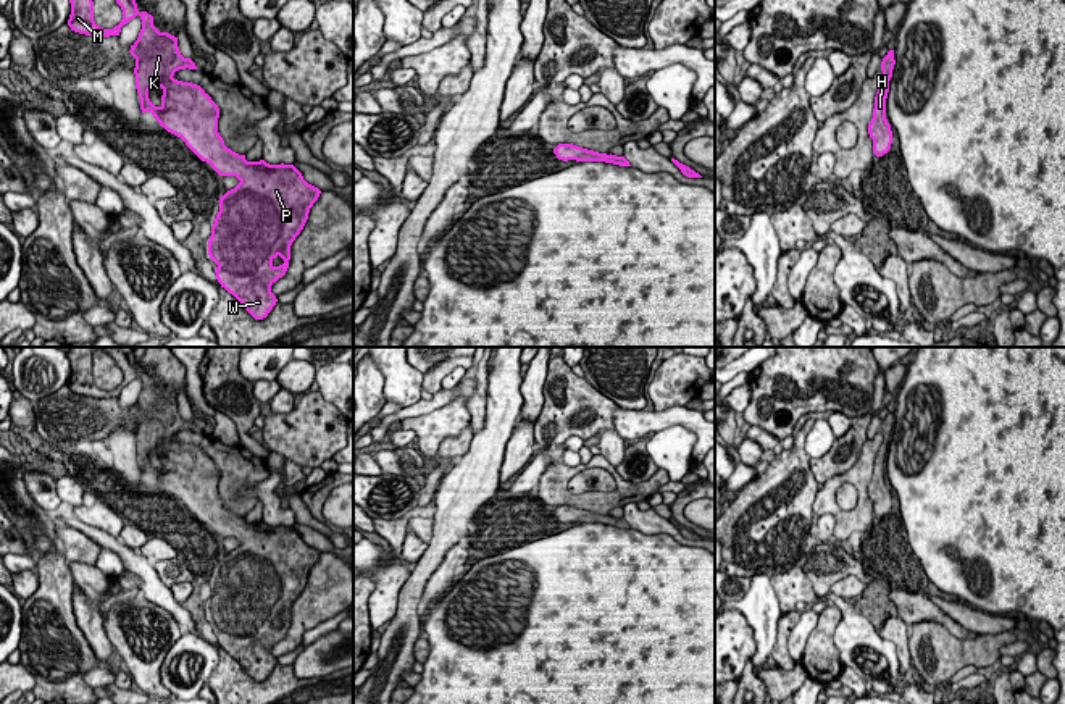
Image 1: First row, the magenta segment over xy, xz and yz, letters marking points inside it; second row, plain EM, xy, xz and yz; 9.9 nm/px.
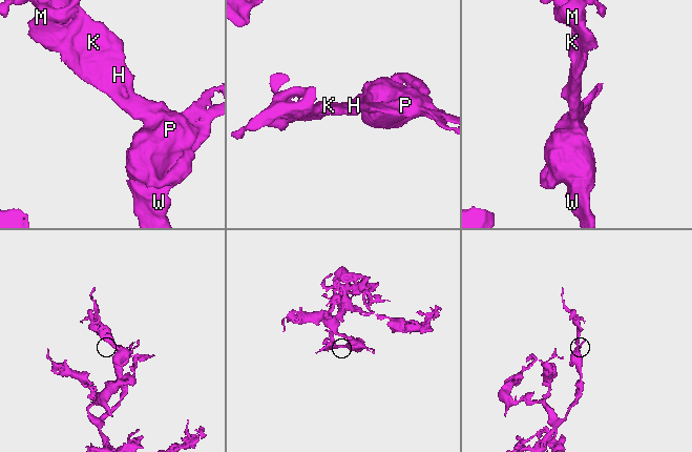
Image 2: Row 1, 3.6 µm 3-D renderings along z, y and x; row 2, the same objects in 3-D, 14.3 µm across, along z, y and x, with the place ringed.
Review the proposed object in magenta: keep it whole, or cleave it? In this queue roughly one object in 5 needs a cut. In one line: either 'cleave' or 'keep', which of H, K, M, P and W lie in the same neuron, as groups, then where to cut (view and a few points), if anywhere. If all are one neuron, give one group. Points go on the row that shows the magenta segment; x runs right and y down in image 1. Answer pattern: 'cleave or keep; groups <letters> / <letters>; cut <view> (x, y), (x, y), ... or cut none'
keep; groups H K M P W; cut none

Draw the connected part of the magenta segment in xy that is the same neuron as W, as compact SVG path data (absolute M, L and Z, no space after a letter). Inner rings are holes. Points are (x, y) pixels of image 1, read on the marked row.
M69 0L71 31L110 37L137 15L142 29L131 45L136 58L136 89L142 113L150 111L168 132L181 137L219 176L236 176L240 182L219 197L213 220L208 255L218 265L216 279L255 318L263 320L278 299L271 286L286 274L290 245L303 229L310 208L321 191L308 184L294 165L247 161L224 145L218 132L219 108L197 84L174 79L179 69L197 69L184 58L178 37L160 32L153 16L139 11L136 0L116 0L123 19L113 29L94 21L92 0ZM161 87L161 105L155 107L148 90Z

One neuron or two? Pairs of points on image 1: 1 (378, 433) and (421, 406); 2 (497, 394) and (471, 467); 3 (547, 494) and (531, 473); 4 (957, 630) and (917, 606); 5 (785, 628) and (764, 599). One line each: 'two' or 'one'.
1: one
2: one
3: two
4: one
5: two

